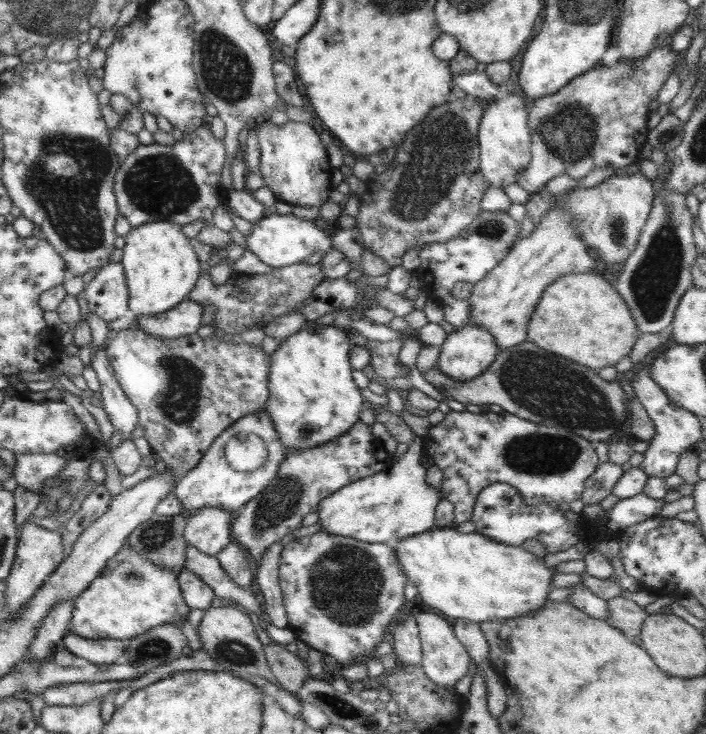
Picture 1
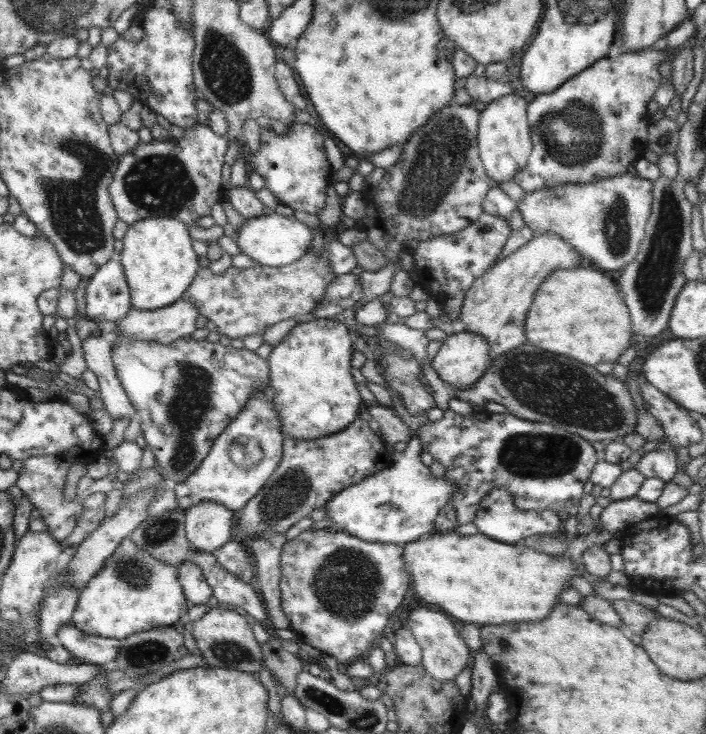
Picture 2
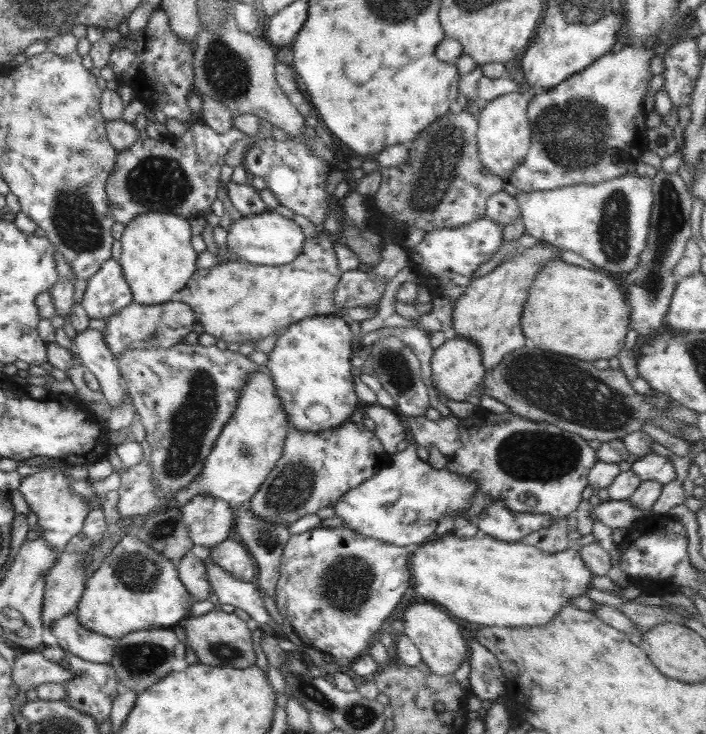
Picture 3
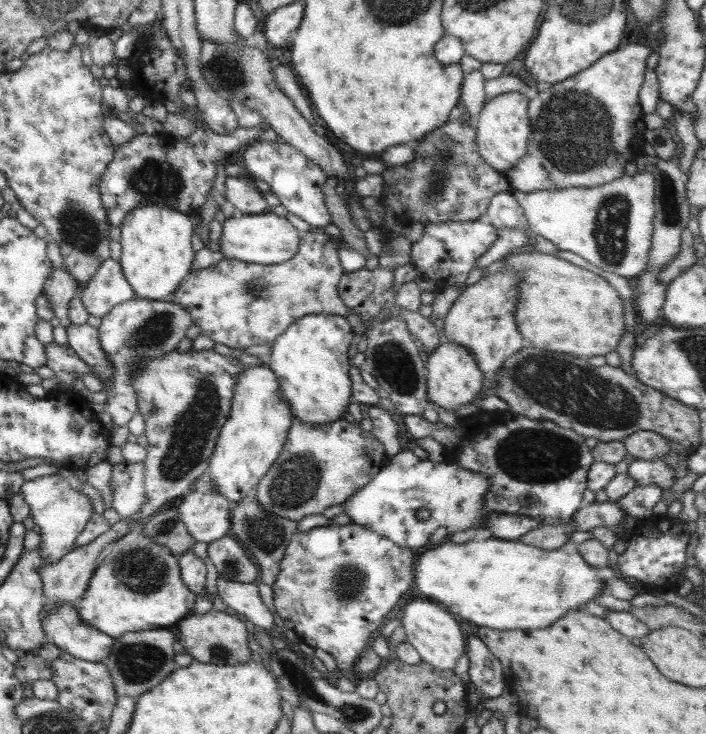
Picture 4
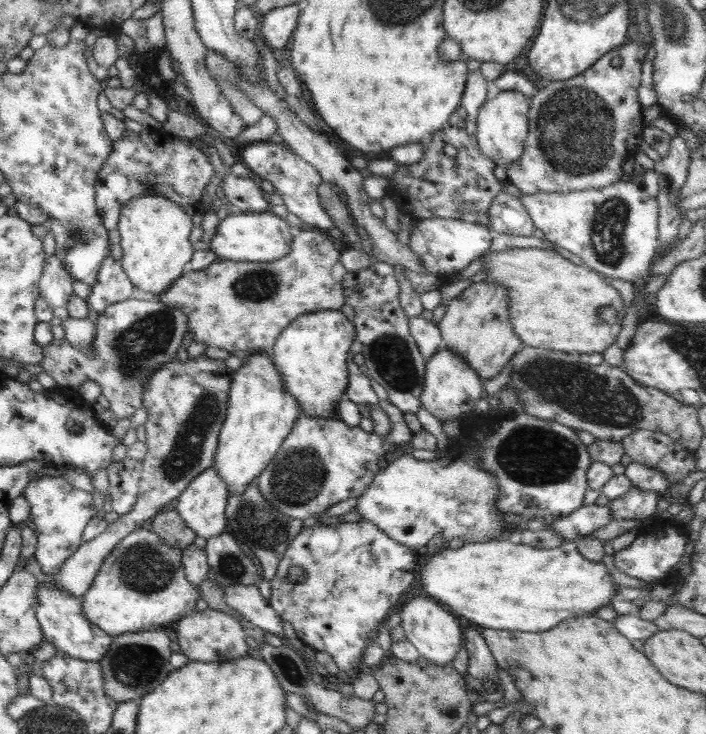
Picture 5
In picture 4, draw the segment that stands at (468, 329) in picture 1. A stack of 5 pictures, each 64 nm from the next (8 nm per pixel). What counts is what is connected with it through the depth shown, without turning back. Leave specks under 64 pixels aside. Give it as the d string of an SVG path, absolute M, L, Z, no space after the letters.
M456 342L438 345L425 362L427 369L428 402L448 411L455 412L463 404L474 404L482 390L486 374L480 371L474 355Z

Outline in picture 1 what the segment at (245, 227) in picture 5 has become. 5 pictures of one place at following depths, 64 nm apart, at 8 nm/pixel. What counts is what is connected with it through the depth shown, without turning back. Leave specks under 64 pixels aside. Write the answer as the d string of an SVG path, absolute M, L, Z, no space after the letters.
M270 211L264 218L253 222L250 235L246 237L246 244L250 252L253 252L273 268L290 266L307 260L314 252L328 254L329 248L333 245L331 236L326 235L317 223L311 223L290 214L278 214Z

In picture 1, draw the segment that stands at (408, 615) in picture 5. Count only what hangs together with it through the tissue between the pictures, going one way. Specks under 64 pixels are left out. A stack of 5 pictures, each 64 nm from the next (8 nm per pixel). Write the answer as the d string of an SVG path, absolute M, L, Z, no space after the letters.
M421 609L415 614L415 618L423 651L420 665L424 674L437 685L454 688L454 684L468 672L472 672L473 667L466 648L454 634L451 621L440 613Z

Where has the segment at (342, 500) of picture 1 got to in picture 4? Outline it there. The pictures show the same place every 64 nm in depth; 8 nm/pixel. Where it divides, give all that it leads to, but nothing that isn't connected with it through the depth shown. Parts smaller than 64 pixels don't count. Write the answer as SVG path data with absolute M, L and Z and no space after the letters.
M402 450L388 458L378 474L366 486L360 487L341 506L343 514L351 518L351 523L372 529L381 537L388 538L398 546L416 549L429 542L429 538L440 526L445 526L449 537L455 532L468 528L485 528L482 505L490 488L489 480L480 473L463 469L450 461L434 464L430 459L416 457L412 450Z

